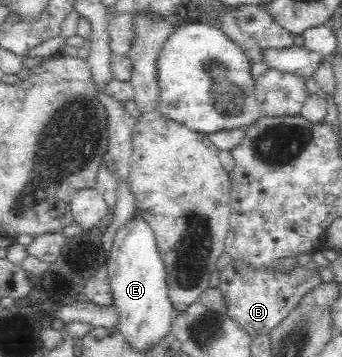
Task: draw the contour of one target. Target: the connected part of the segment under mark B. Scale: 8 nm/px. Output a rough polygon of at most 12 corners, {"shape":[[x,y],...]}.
{"shape":[[232,259],[219,271],[224,313],[250,340],[270,337],[322,284]]}

